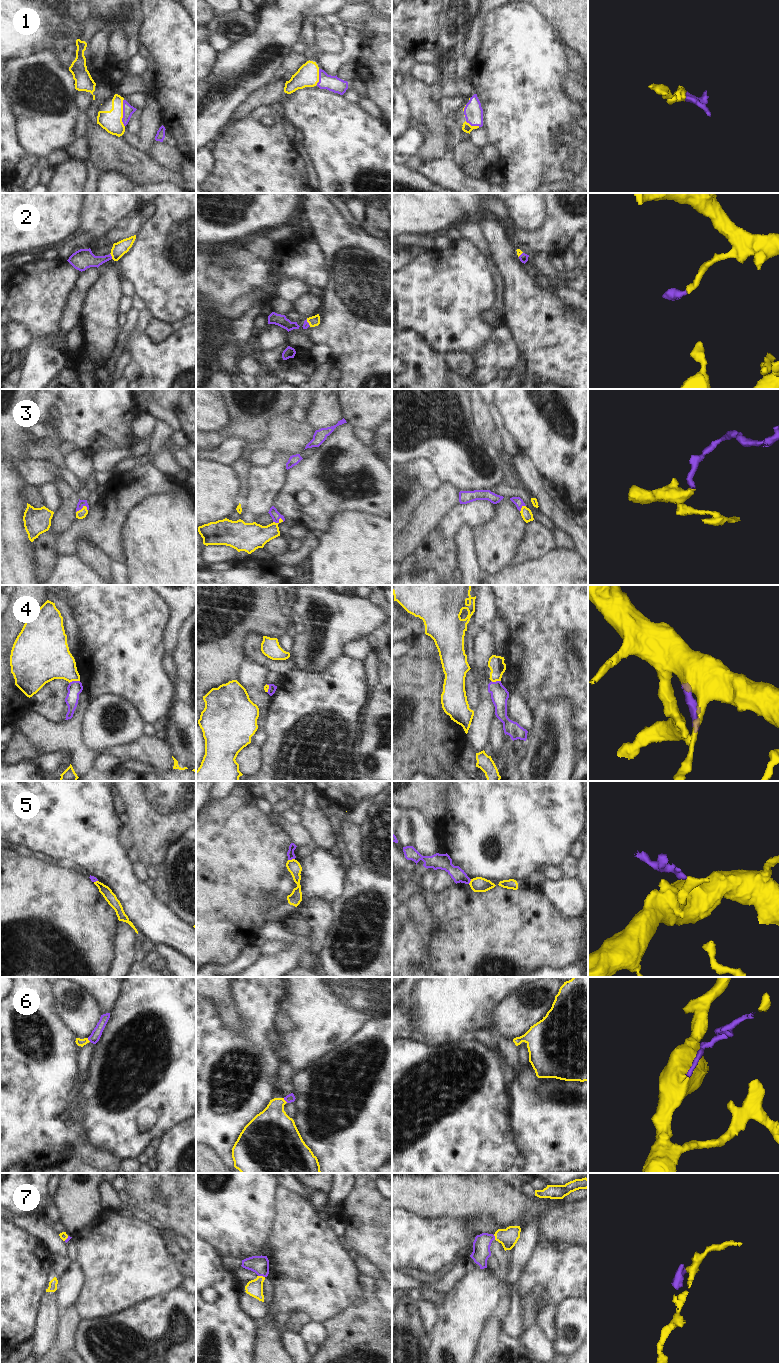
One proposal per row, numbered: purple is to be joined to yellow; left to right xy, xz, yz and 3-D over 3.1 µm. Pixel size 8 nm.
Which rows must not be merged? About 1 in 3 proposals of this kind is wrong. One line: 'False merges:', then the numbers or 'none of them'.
False merges: 4, 5

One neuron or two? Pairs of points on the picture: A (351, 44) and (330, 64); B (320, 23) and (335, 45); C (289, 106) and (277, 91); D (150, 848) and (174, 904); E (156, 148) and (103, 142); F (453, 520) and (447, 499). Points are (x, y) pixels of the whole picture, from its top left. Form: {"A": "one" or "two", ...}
{"A": "one", "B": "one", "C": "two", "D": "two", "E": "two", "F": "two"}

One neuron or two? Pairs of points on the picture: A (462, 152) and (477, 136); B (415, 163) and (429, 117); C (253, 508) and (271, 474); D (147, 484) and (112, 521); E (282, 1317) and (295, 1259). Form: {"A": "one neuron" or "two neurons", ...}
{"A": "two neurons", "B": "one neuron", "C": "one neuron", "D": "one neuron", "E": "two neurons"}

